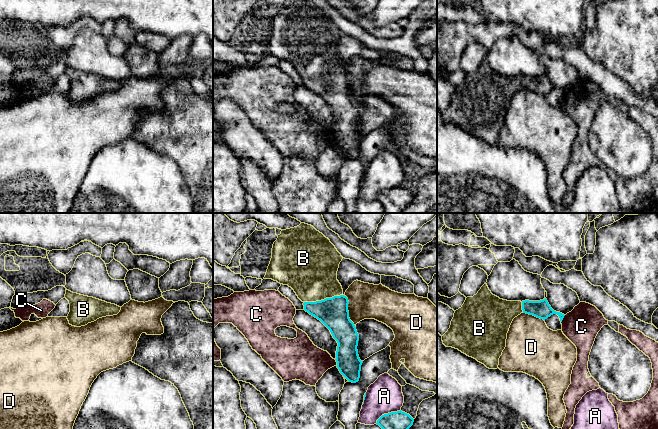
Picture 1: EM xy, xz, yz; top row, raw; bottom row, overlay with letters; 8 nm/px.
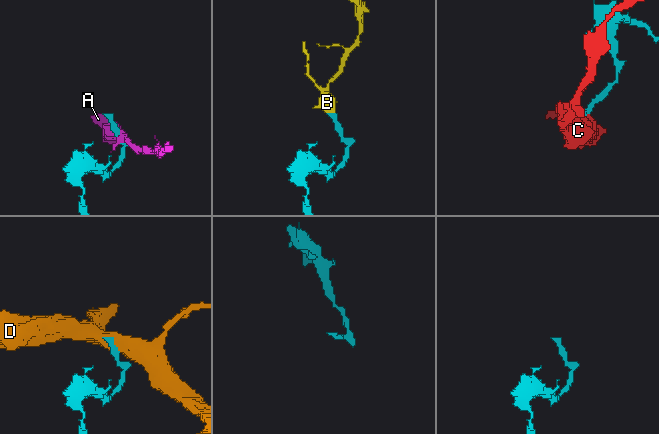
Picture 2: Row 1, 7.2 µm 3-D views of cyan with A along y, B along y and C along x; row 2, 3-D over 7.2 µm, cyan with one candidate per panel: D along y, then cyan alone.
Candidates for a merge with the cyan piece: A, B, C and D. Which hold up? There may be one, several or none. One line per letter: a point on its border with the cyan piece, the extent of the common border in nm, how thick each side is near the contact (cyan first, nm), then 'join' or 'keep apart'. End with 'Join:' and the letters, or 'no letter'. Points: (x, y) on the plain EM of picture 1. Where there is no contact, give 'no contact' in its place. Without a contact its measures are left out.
A: xz (388, 189) | 240 nm | 200/280 nm | keep apart
B: xz (324, 75) | 320 nm | 240/420 nm | join
C: yz (562, 95) | 70 nm | 150/280 nm | keep apart
D: xz (347, 86) | 260 nm | 240/280 nm | keep apart
Join: B

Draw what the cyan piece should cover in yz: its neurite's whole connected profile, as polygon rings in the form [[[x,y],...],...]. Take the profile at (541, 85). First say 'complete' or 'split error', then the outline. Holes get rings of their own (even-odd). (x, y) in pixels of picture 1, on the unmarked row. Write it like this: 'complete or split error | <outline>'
split error | [[[484,60],[476,71],[467,73],[461,84],[455,87],[450,104],[442,112],[446,123],[458,125],[469,133],[476,135],[489,145],[497,145],[499,134],[506,123],[507,109],[515,93],[521,89],[547,95],[557,90],[562,98],[564,90],[554,87],[547,75],[540,77],[507,77],[493,71]]]

